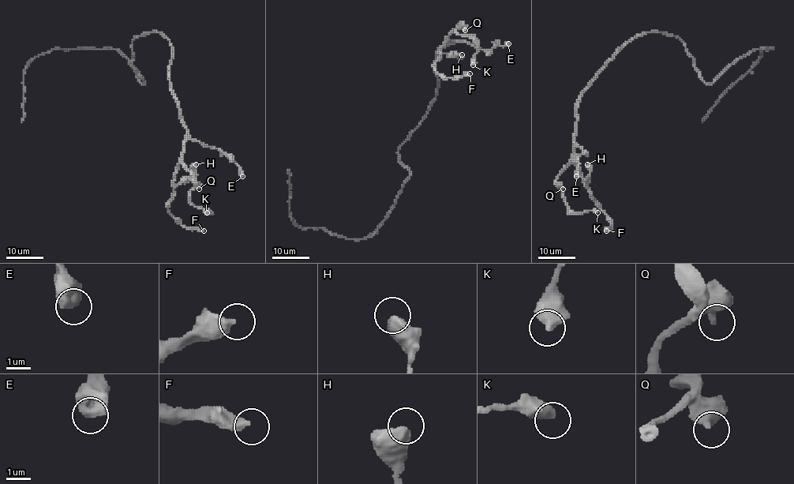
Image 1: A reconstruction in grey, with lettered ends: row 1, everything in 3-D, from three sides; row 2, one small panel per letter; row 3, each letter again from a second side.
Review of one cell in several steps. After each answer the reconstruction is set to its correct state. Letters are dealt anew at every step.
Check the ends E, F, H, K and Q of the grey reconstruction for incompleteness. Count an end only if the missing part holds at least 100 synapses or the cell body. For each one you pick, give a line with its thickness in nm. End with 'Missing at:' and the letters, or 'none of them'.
Missing at: none of them

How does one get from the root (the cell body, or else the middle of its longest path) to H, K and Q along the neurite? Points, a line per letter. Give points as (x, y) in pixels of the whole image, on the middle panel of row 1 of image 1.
H: (403, 142), (435, 97), (437, 52), (452, 43), (450, 40), (440, 51), (462, 54)
K: (403, 142), (435, 97), (435, 57), (452, 43), (447, 37), (460, 24), (455, 31), (477, 45), (473, 65)
Q: (403, 142), (435, 97), (437, 52), (452, 43), (447, 37), (460, 24), (465, 30)

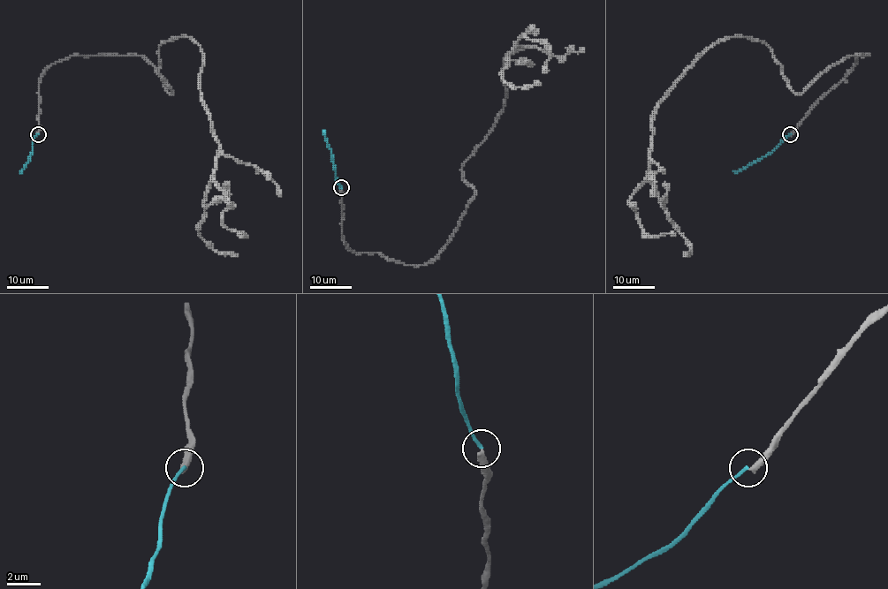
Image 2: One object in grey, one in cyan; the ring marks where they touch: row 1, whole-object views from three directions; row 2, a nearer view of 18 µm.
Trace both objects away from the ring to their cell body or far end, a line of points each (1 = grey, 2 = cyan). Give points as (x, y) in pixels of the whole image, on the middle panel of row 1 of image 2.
1: (341, 188), (352, 251), (428, 263), (474, 195), (462, 165), (503, 107), (516, 46), (502, 78), (541, 82)
2: (341, 188), (336, 178), (324, 131)

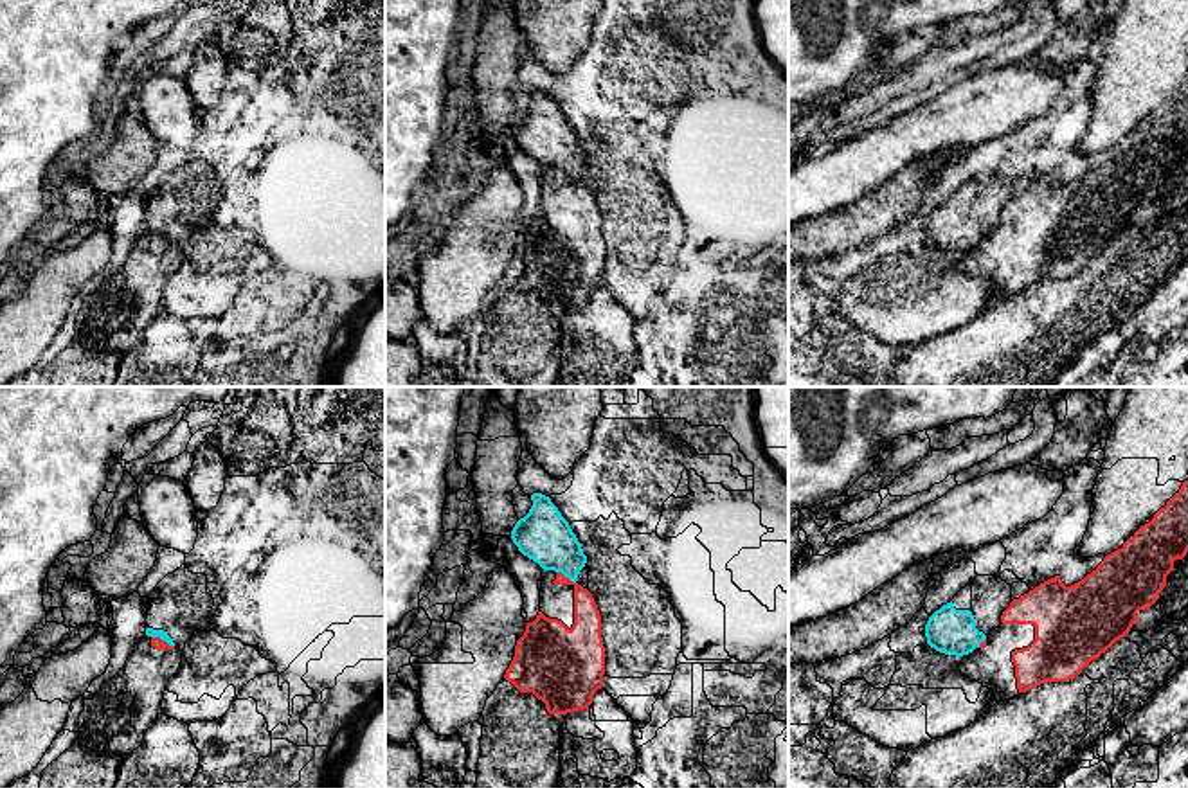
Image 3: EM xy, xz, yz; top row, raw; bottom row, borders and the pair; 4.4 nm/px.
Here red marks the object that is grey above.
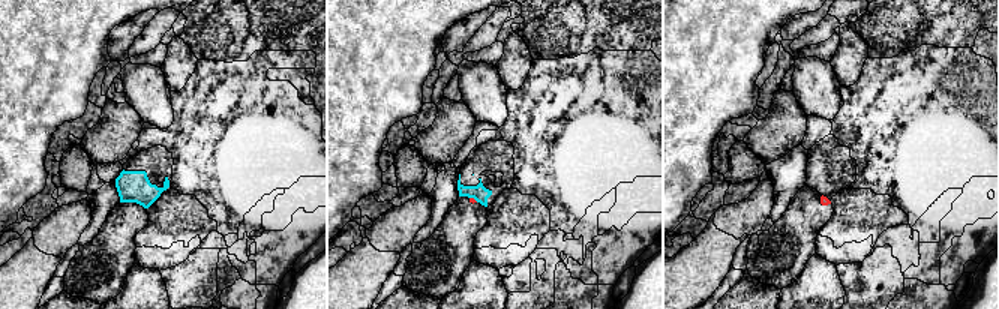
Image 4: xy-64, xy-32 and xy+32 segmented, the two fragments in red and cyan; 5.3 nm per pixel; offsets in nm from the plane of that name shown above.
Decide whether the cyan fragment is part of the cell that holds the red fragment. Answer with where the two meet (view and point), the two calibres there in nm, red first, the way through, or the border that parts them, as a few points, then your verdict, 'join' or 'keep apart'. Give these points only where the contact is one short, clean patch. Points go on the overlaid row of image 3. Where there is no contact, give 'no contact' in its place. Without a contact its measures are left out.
contact xy (162, 641); calibres 60 and 50 nm; border xy (152, 635), (173, 646); keep apart

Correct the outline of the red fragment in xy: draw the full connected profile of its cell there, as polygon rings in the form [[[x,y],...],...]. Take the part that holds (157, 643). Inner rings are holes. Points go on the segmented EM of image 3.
[[[144,635],[124,667],[92,700],[83,698],[77,741],[90,750],[121,757],[137,750],[162,714],[166,684],[176,675],[180,662],[180,649],[160,637]]]

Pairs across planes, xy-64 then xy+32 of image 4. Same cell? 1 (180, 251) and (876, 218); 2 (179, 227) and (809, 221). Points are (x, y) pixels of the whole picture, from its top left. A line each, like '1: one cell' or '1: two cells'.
1: one cell
2: two cells

